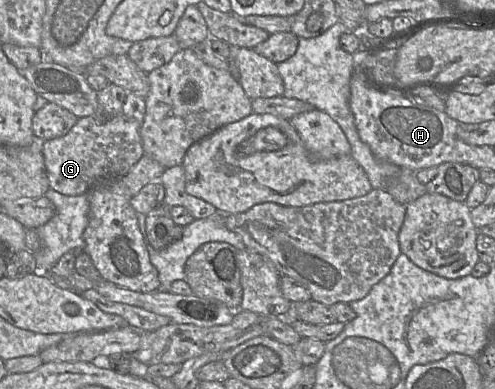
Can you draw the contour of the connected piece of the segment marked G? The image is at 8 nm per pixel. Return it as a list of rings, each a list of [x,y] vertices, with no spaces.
[[[123,113],[111,118],[87,116],[79,118],[66,135],[42,142],[50,188],[67,196],[82,195],[100,181],[124,176],[144,155],[141,125]]]

